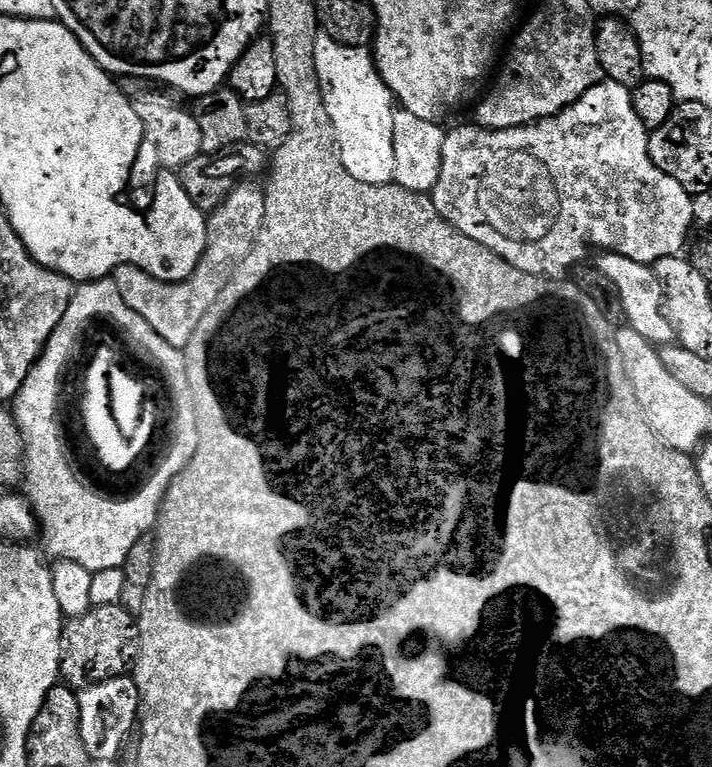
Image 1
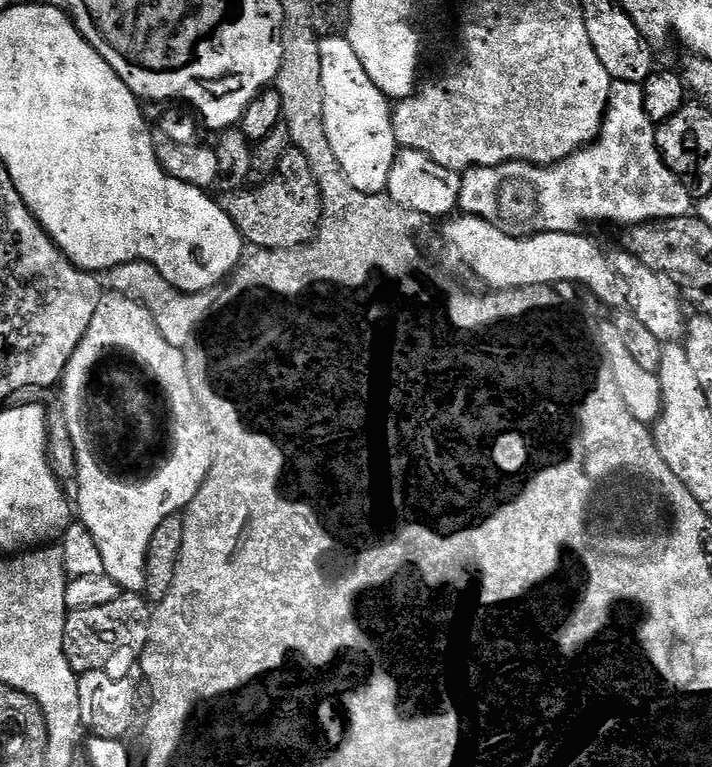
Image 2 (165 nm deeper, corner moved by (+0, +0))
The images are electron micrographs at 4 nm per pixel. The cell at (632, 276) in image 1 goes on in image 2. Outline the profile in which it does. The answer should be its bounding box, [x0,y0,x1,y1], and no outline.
[444,214,621,304]

